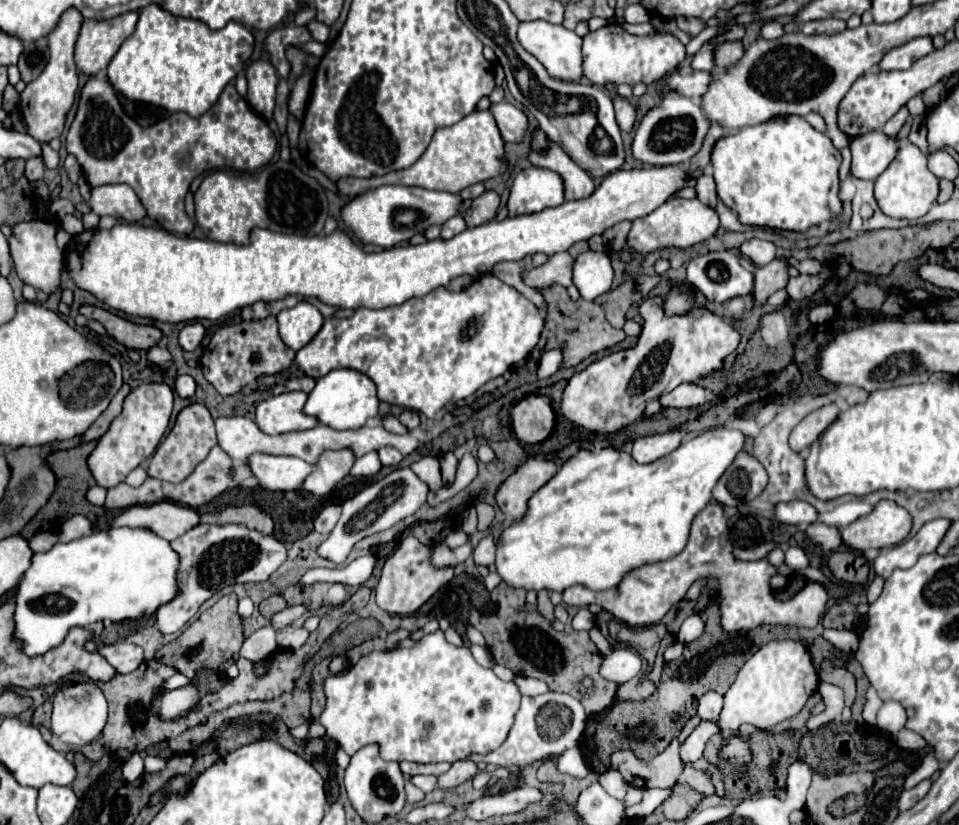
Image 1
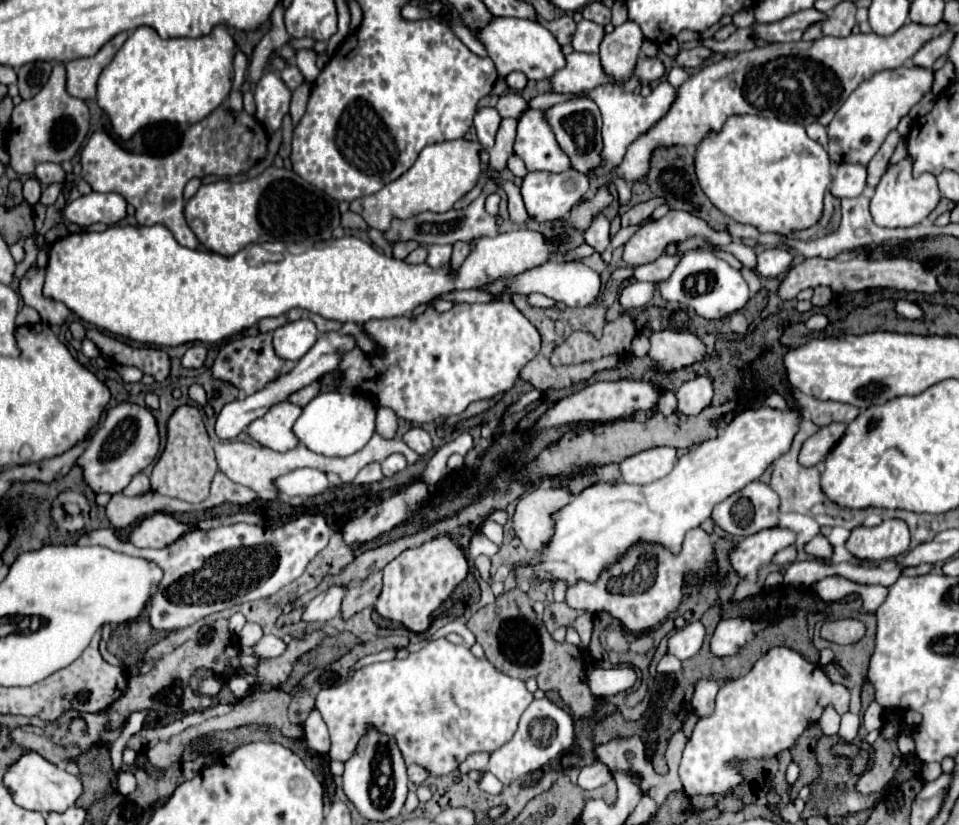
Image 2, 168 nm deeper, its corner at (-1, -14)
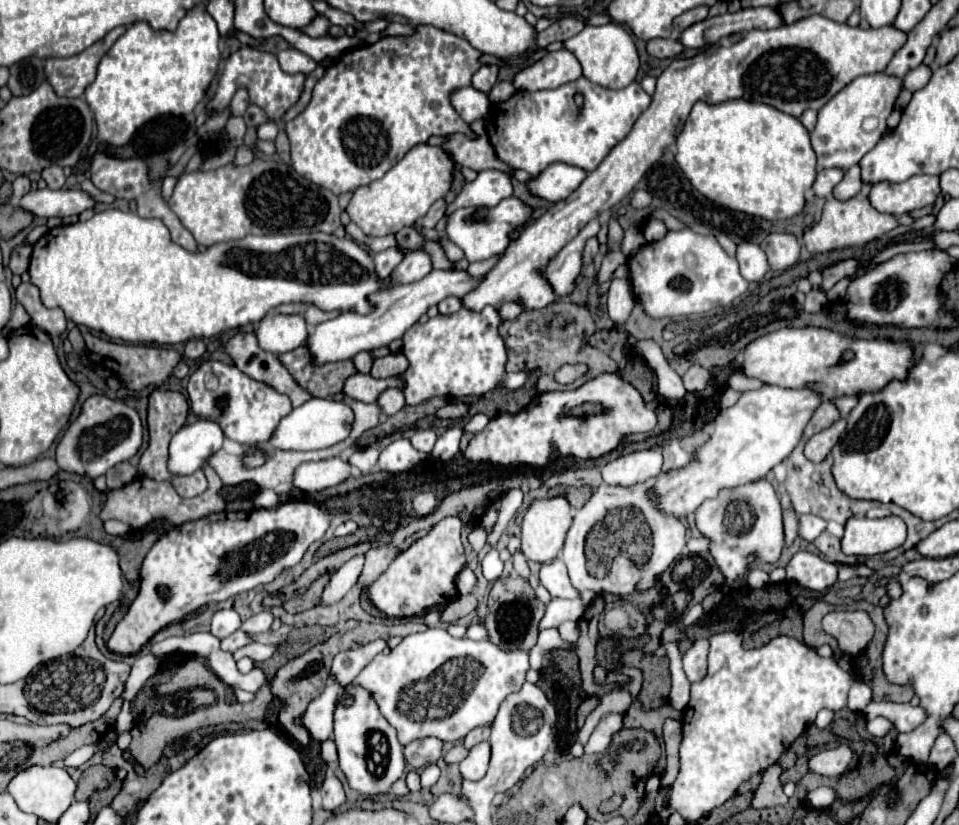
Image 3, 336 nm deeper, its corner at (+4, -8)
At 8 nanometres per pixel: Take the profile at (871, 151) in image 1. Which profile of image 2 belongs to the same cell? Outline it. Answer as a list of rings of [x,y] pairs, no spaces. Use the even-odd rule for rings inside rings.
[[[840,164],[832,180],[830,192],[836,198],[860,196],[866,188],[866,178],[868,178],[868,170],[864,164]]]

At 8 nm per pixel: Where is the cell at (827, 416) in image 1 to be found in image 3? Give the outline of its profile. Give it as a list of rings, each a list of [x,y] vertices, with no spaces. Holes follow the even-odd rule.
[[[839,418],[831,428],[815,434],[815,436],[805,444],[805,456],[807,456],[811,462],[823,462],[823,460],[829,456],[831,448],[837,444],[839,436],[843,434],[845,424],[847,424],[847,420],[845,420],[845,418]]]

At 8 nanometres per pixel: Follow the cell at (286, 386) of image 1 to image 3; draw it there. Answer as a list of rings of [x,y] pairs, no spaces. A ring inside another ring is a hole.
[[[299,346],[297,350],[279,354],[281,364],[289,370],[289,374],[317,398],[333,398],[341,394],[343,384],[349,376],[357,374],[353,360],[343,360],[335,364],[315,364],[307,346]]]

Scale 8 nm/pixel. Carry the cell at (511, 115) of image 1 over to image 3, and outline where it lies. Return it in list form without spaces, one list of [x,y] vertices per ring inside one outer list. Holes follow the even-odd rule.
[[[467,86],[467,88],[457,88],[455,92],[451,92],[451,104],[457,110],[457,114],[469,124],[477,118],[485,118],[489,114],[491,102],[487,98],[487,94]]]

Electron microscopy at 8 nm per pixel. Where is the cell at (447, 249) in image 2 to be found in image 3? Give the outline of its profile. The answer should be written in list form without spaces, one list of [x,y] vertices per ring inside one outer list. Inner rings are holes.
[[[415,250],[411,254],[407,254],[403,258],[403,262],[391,272],[391,282],[389,286],[397,286],[397,284],[409,284],[409,282],[417,282],[423,276],[427,276],[431,272],[431,258],[421,252]]]

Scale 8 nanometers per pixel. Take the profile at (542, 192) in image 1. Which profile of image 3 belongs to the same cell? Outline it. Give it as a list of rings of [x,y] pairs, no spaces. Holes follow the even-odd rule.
[[[551,164],[545,172],[529,182],[529,188],[533,194],[549,202],[559,202],[565,200],[575,188],[579,188],[585,176],[587,172],[571,164]]]

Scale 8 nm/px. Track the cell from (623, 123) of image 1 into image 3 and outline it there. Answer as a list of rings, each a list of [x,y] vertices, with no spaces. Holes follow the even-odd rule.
[[[579,78],[555,90],[517,90],[509,100],[491,104],[489,116],[485,118],[485,130],[499,160],[533,176],[555,162],[565,162],[591,172],[601,164],[609,150],[627,136],[649,104],[651,96],[639,86],[639,82],[631,82],[621,90],[609,90],[587,78]],[[575,92],[585,96],[581,112],[573,100]]]

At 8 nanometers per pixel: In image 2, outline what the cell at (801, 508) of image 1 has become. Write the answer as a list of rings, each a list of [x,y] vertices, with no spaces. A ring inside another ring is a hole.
[[[774,526],[772,530],[760,530],[760,534],[752,534],[744,540],[738,540],[736,550],[730,554],[732,568],[744,578],[744,582],[738,584],[734,592],[734,600],[748,598],[760,590],[756,584],[756,572],[760,566],[766,566],[772,556],[794,544],[796,542],[796,532],[784,526]]]

